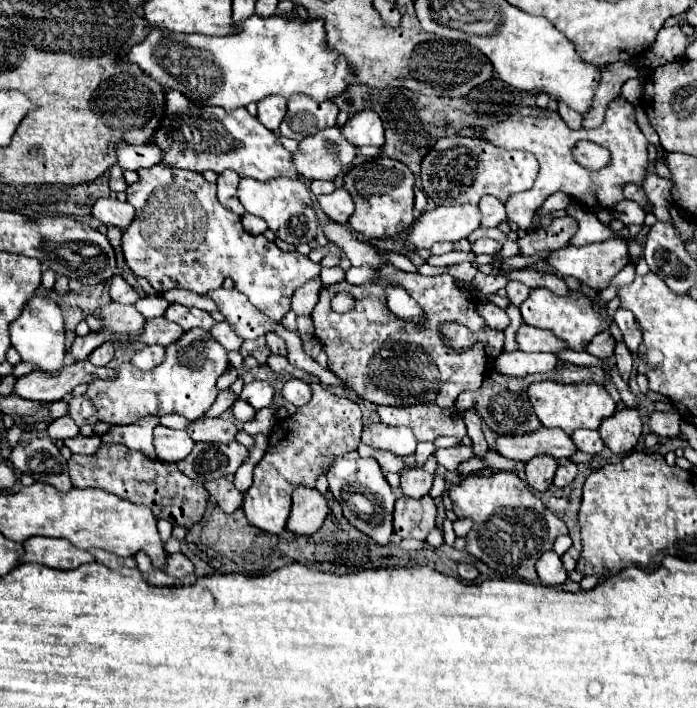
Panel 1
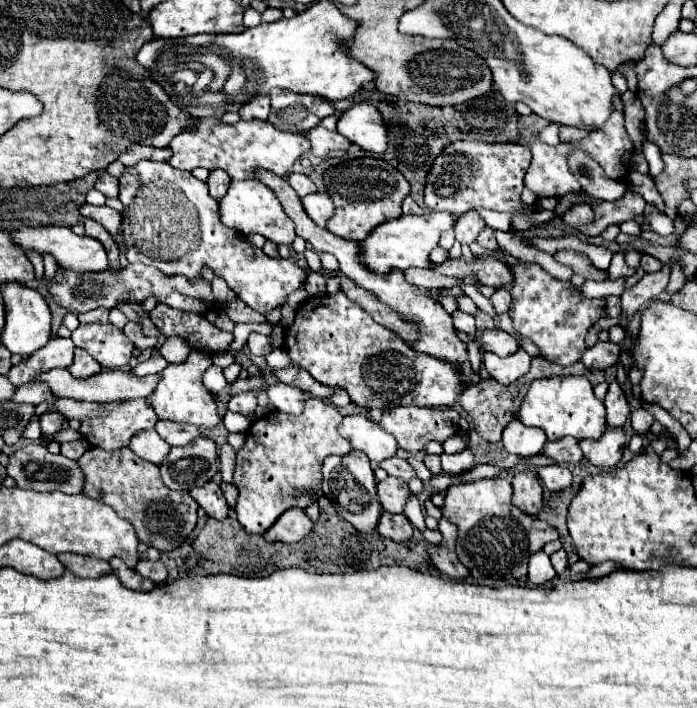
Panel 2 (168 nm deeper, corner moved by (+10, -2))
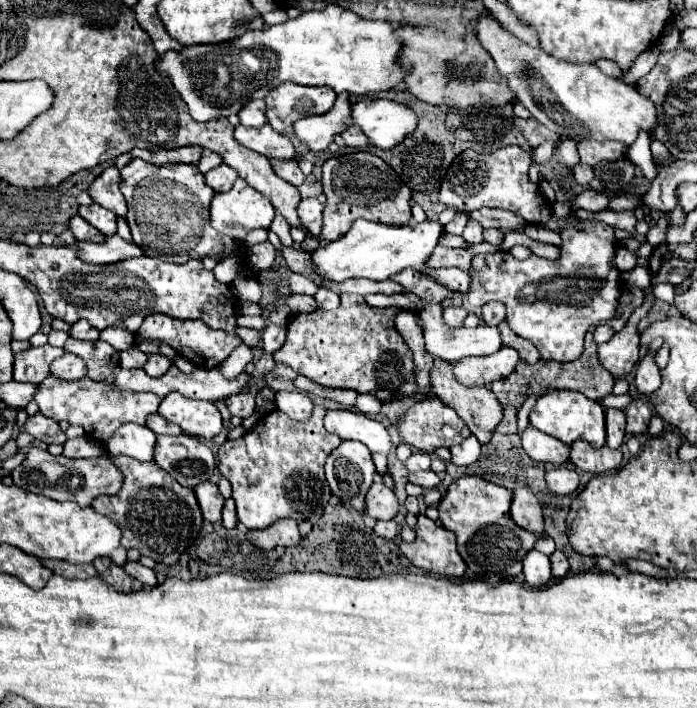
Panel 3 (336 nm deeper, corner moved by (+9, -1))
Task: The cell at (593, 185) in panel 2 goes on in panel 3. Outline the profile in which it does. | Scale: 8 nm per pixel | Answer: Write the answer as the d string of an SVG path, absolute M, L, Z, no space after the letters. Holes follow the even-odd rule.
M577 163L577 165L573 167L573 177L577 179L577 183L587 185L587 183L593 179L593 171L591 171L591 167L587 167L587 165L583 165L583 163Z

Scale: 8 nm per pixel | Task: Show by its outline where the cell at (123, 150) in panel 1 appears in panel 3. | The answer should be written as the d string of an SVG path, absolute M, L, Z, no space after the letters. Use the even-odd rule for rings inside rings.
M179 147L179 149L163 149L163 151L147 151L147 149L133 149L133 157L139 157L153 165L167 165L167 163L199 163L203 157L203 147Z

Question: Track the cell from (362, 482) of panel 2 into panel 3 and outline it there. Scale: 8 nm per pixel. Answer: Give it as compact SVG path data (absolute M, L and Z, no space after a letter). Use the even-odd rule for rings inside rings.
M341 441L327 457L325 475L333 495L349 501L355 509L363 509L365 493L375 479L371 451L359 441Z

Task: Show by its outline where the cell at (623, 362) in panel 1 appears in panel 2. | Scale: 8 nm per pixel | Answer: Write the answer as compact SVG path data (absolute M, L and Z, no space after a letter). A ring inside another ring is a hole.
M616 378L610 382L608 394L604 398L604 406L606 406L608 426L624 426L624 422L626 422L626 418L630 414L630 406L628 406L624 390L620 388L620 382Z

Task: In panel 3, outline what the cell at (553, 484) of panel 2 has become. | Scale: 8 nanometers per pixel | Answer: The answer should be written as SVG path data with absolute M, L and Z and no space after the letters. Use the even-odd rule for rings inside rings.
M561 465L561 467L553 467L547 471L545 481L549 485L549 489L557 495L571 495L577 485L579 485L579 477L577 471L569 465Z

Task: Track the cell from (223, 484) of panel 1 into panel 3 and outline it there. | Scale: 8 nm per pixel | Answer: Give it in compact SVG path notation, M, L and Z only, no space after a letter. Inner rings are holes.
M205 481L199 487L195 487L195 495L199 501L199 507L203 511L205 521L209 523L221 523L221 509L223 509L223 497L217 491L217 485Z

